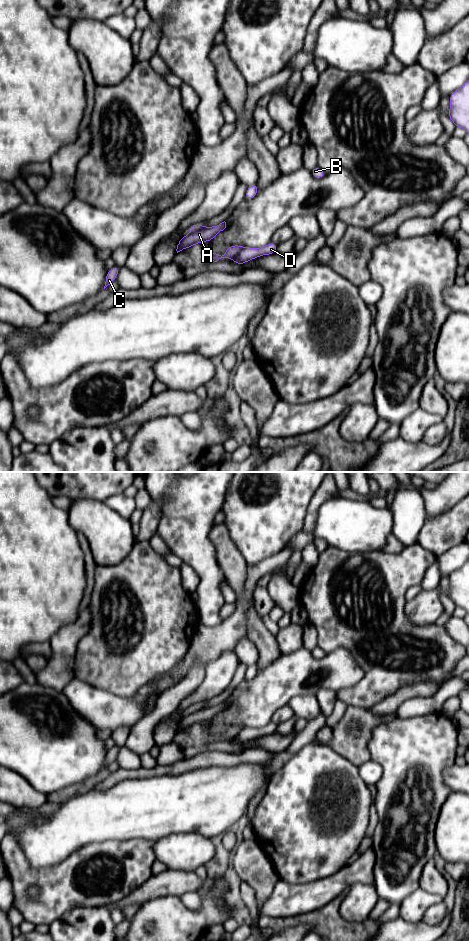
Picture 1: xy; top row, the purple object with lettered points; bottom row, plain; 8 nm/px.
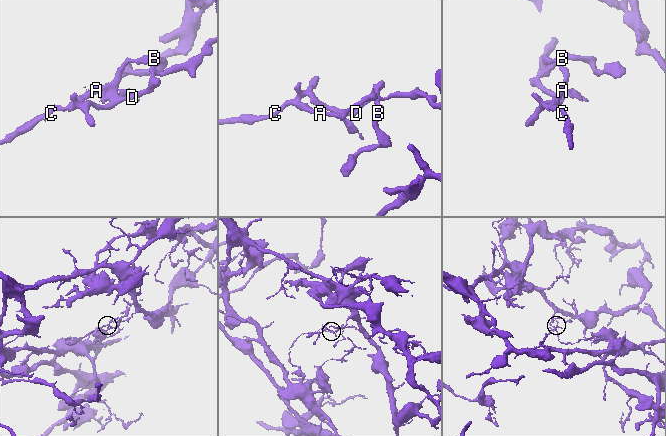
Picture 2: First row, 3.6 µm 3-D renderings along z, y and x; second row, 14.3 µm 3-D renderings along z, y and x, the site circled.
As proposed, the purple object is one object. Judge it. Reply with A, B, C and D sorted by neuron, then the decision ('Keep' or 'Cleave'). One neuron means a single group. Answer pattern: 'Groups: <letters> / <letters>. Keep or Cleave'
Groups: A C / B D. Cleave

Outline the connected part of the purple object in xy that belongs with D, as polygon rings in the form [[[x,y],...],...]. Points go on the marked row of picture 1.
[[[270,242],[261,248],[243,247],[232,259],[233,262],[241,266],[245,262],[253,260],[257,257],[276,253],[277,247],[278,245],[273,242]]]

